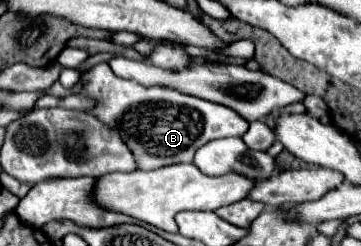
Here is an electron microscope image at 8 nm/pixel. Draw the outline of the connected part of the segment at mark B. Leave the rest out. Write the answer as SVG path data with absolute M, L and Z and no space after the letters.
M107 63L95 65L85 77L85 95L97 99L97 107L91 111L103 123L117 129L137 159L139 169L159 169L175 163L191 163L195 151L223 137L241 137L249 129L249 123L233 109L211 103L199 97L183 95L167 87L141 87L133 81L123 81L113 75Z

